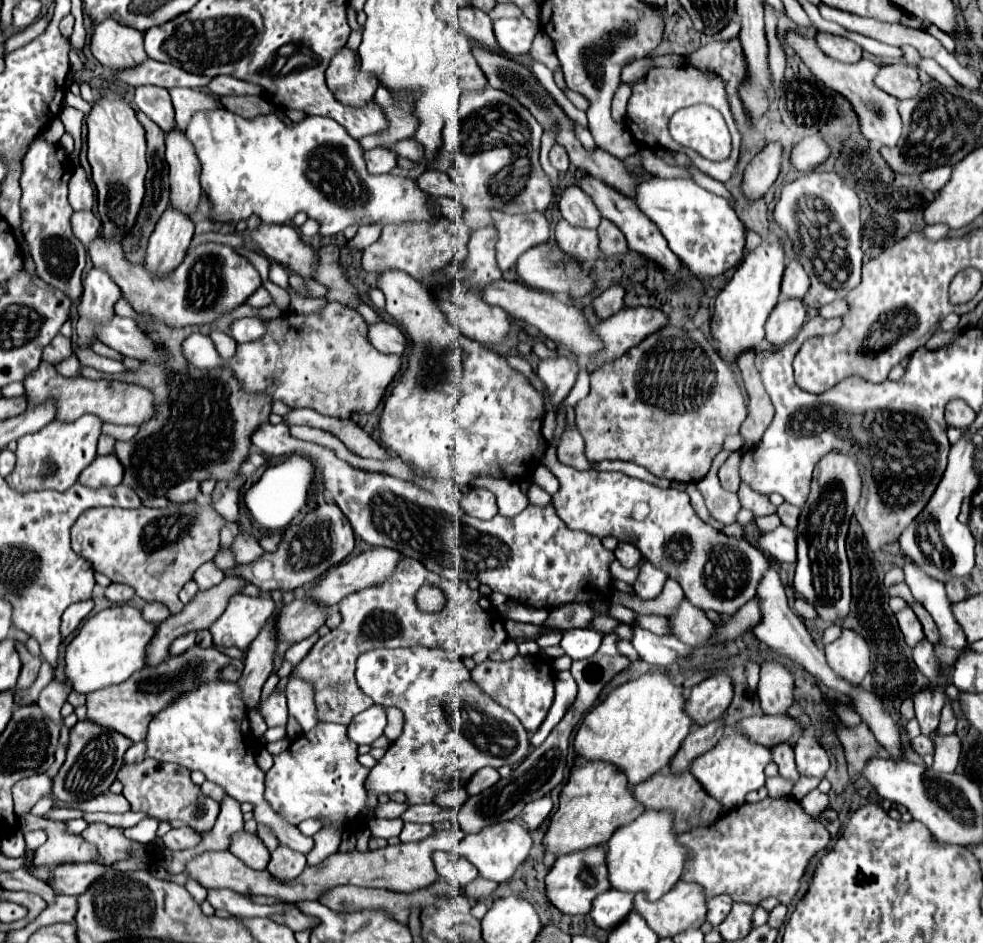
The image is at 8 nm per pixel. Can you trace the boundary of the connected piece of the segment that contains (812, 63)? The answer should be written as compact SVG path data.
M789 33L787 41L801 55L805 65L811 69L811 73L817 79L821 79L827 87L831 87L833 91L841 93L843 97L847 97L851 101L853 109L859 115L863 135L865 135L867 141L877 143L877 145L889 145L889 147L893 147L899 141L899 137L901 137L901 117L897 113L897 103L899 101L893 95L887 95L883 89L875 87L875 75L879 73L879 65L875 65L873 61L867 61L867 59L861 59L859 63L833 61L833 59L823 55L823 51L817 47L815 41L799 37L795 33Z

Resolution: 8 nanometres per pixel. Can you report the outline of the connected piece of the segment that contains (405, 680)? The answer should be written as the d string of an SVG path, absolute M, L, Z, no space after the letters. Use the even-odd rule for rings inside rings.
M409 647L365 651L357 659L357 683L377 705L397 707L405 717L403 733L369 771L365 781L369 795L365 817L377 805L379 793L391 795L401 791L407 795L409 805L433 803L439 791L465 787L479 769L515 765L529 753L529 739L521 721L479 691L459 657L445 649ZM449 707L457 707L461 715L467 715L467 723L459 725L461 729L453 725Z

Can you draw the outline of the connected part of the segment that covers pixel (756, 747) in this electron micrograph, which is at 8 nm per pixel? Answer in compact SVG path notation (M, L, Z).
M729 729L713 749L693 761L691 773L695 775L695 779L699 779L699 783L703 783L705 791L711 793L711 797L719 799L719 803L723 803L727 809L735 809L745 803L745 795L749 791L765 785L763 769L767 763L771 763L771 747L763 747L741 731Z

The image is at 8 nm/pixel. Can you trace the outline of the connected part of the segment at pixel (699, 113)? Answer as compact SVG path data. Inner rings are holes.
M693 105L677 111L669 121L671 137L695 149L711 161L725 161L731 155L731 135L723 115L707 105Z

